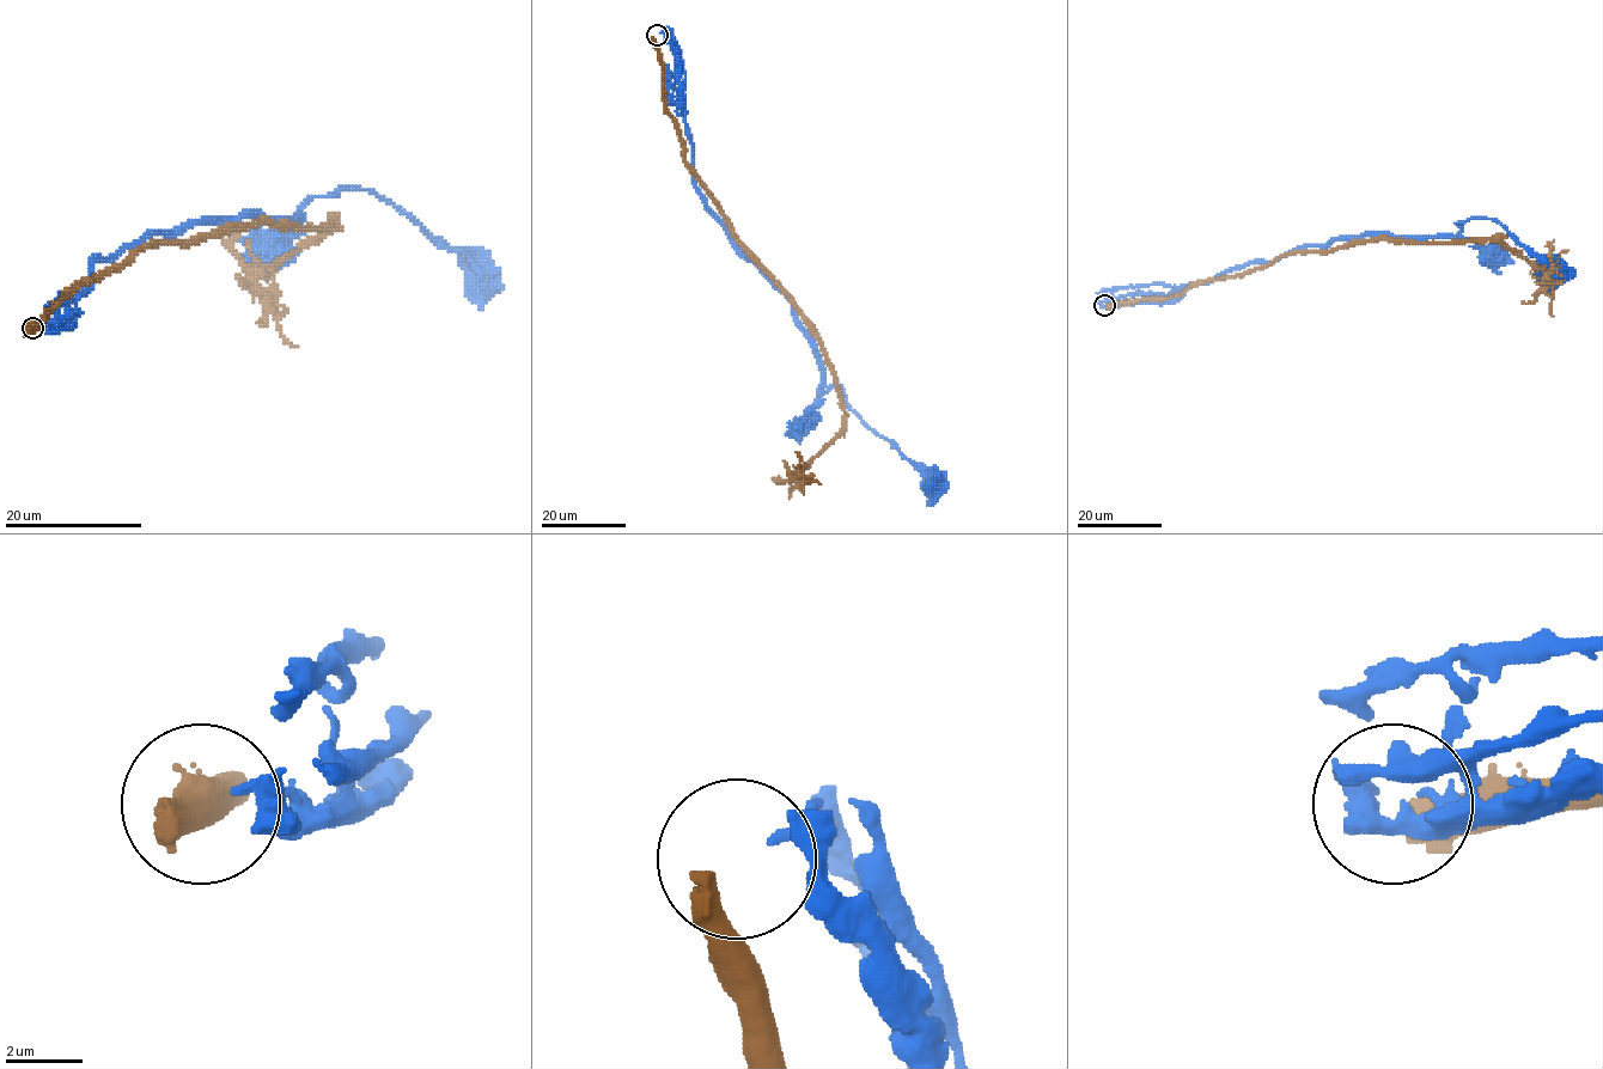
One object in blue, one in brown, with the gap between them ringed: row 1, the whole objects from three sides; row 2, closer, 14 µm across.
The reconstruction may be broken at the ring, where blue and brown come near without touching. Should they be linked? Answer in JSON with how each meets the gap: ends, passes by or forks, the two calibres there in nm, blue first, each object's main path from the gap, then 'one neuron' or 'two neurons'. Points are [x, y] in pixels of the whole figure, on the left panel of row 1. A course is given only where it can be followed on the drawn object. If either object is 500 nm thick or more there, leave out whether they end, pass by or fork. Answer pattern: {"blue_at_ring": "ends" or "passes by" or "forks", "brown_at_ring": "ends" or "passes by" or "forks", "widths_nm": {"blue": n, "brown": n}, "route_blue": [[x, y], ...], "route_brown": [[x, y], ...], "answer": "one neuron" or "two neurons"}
{"widths_nm": {"blue": 280, "brown": 650}, "route_blue": [[38, 327], [71, 325], [93, 262], [146, 234], [290, 218], [340, 189], [369, 189], [465, 250], [485, 285]], "route_brown": [[29, 329], [142, 245], [334, 225], [257, 278], [274, 297], [280, 334], [298, 347]], "answer": "two neurons"}

